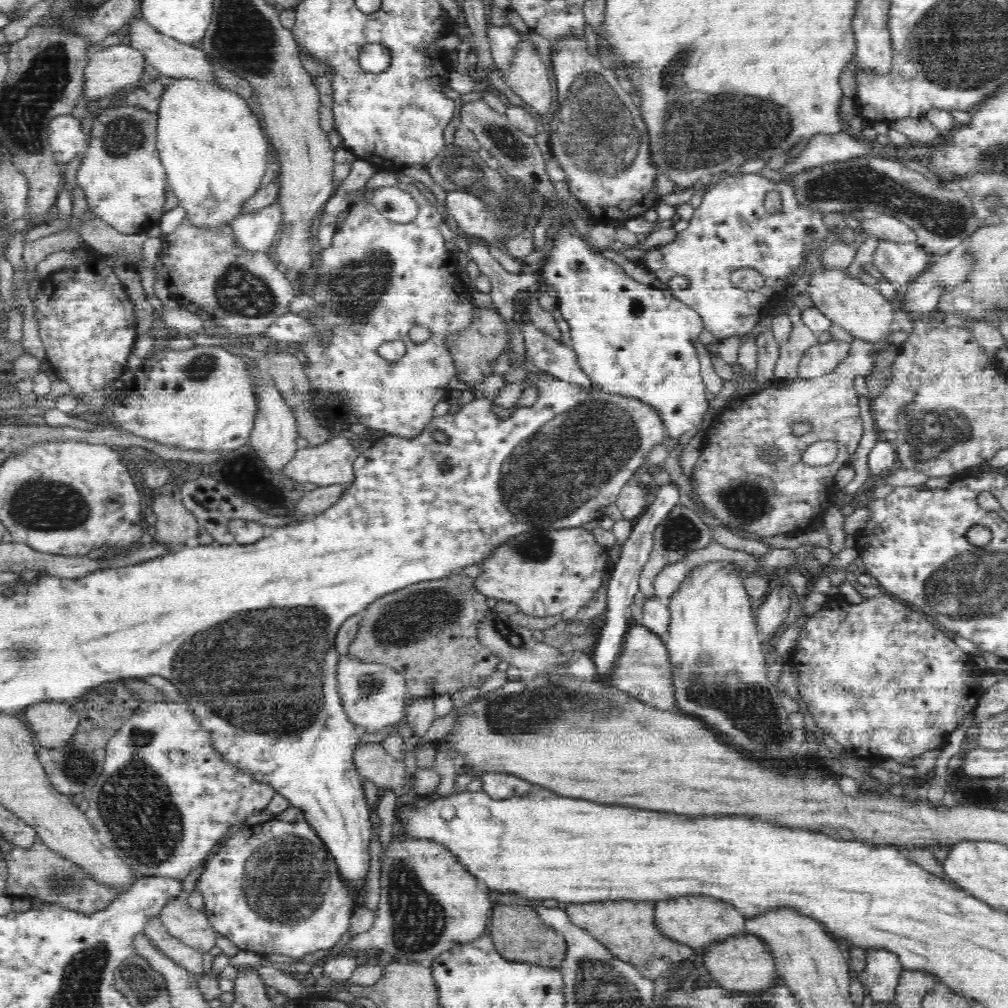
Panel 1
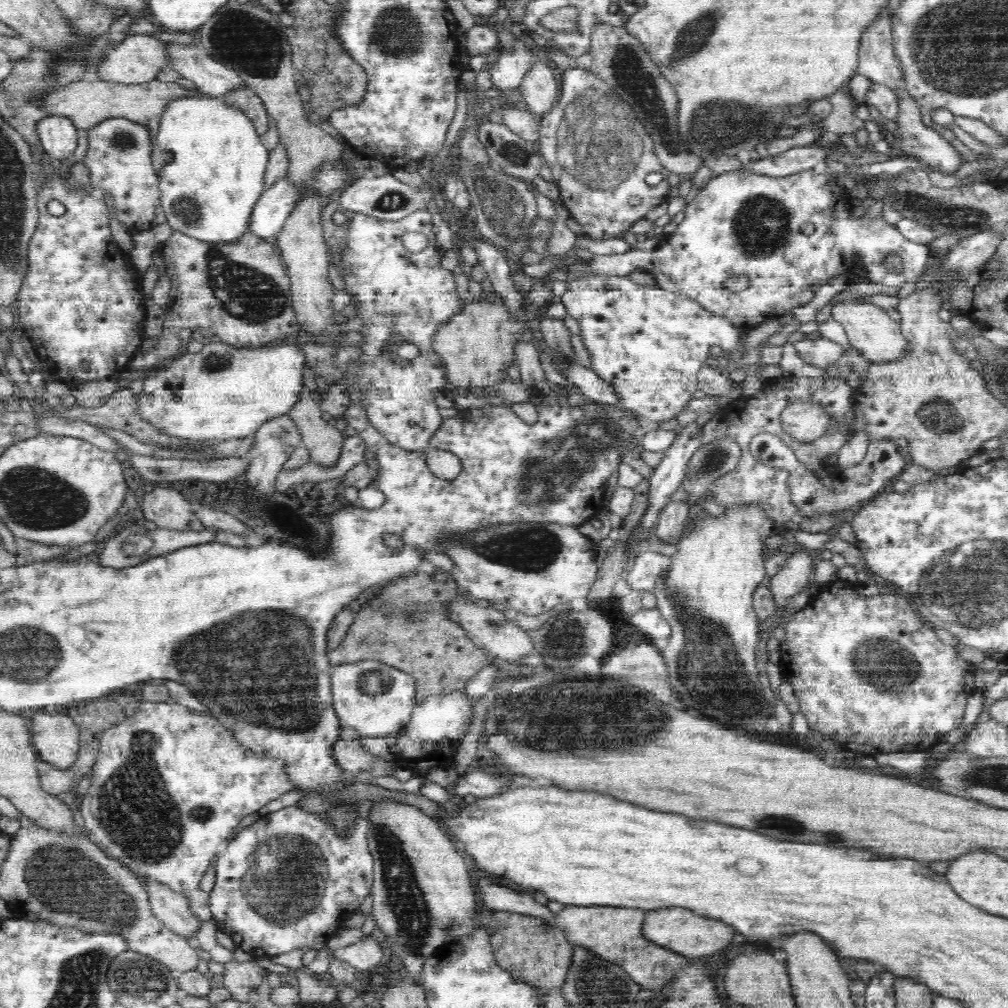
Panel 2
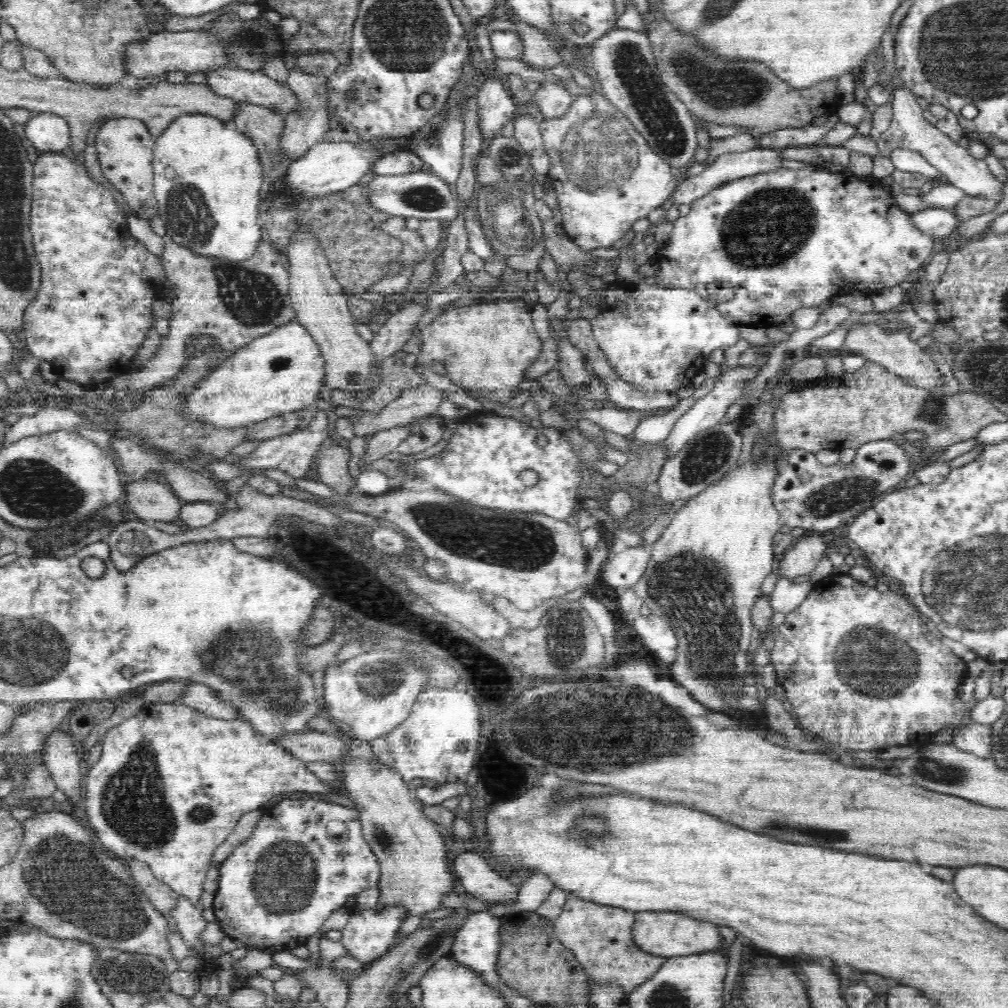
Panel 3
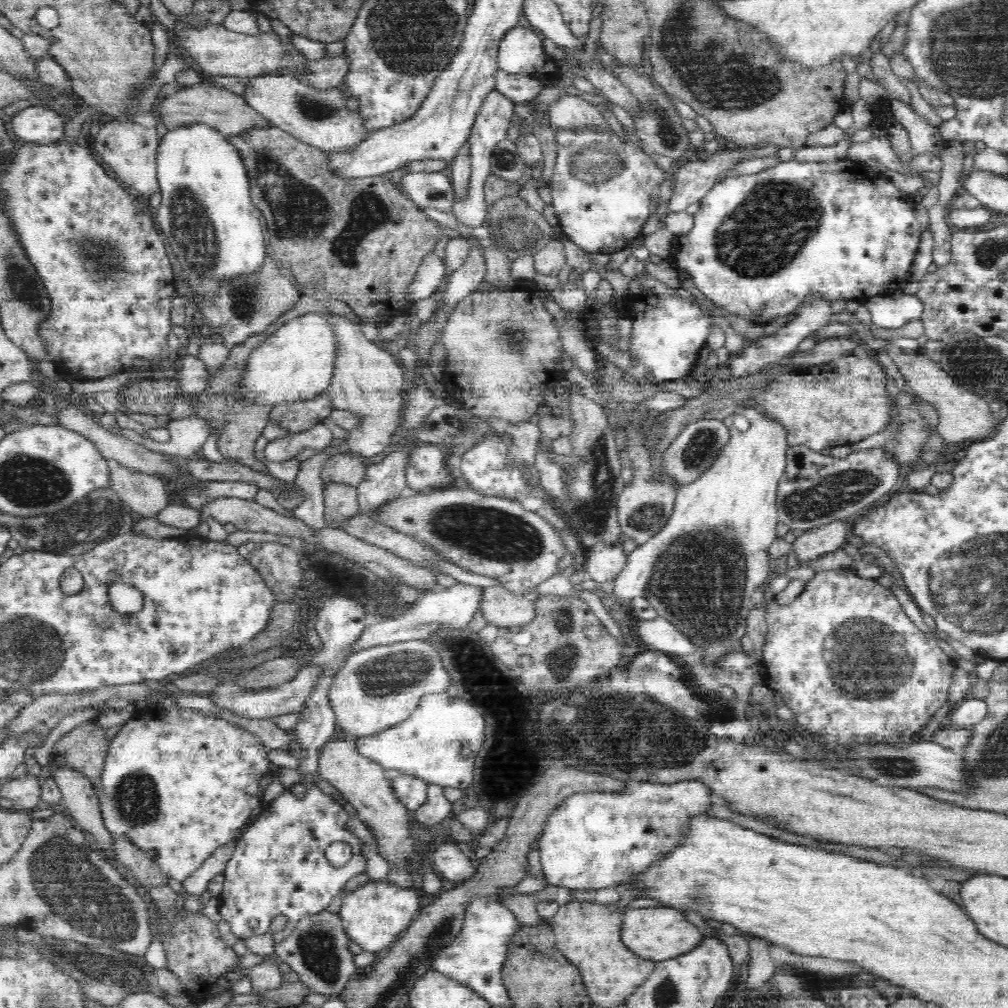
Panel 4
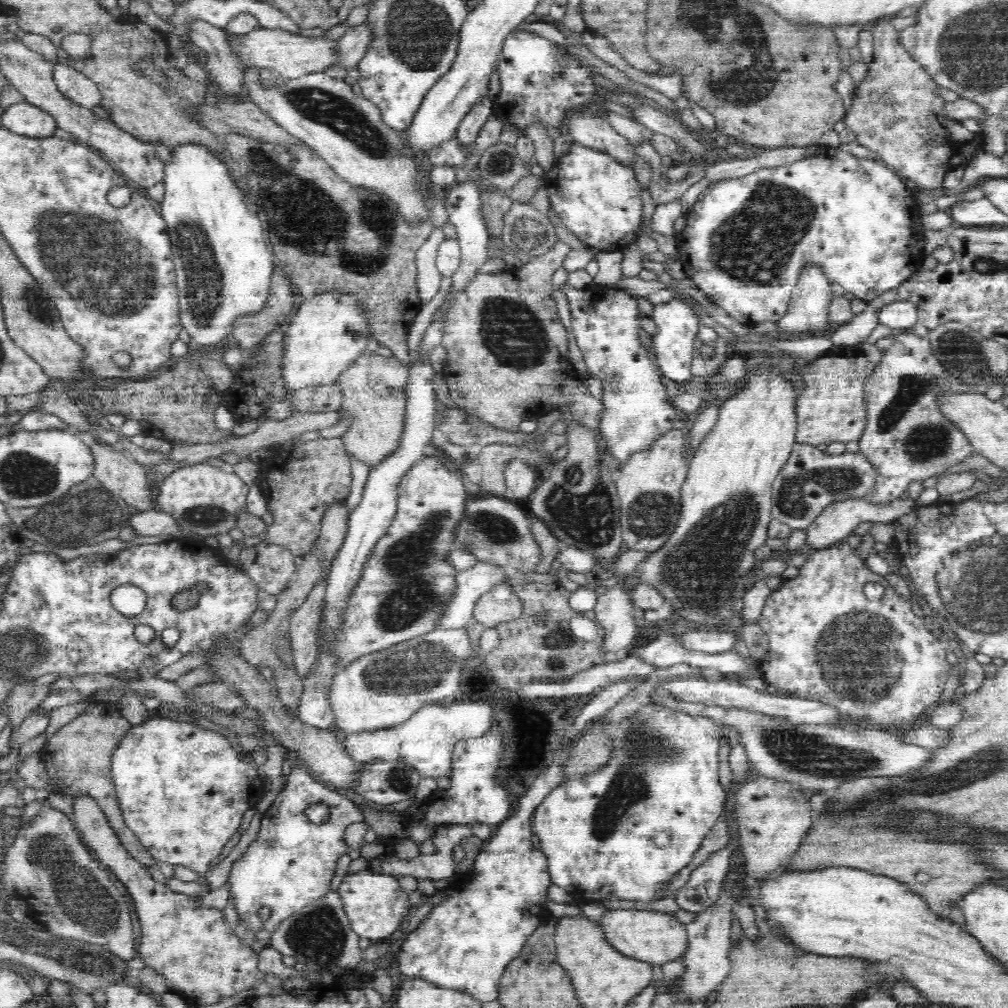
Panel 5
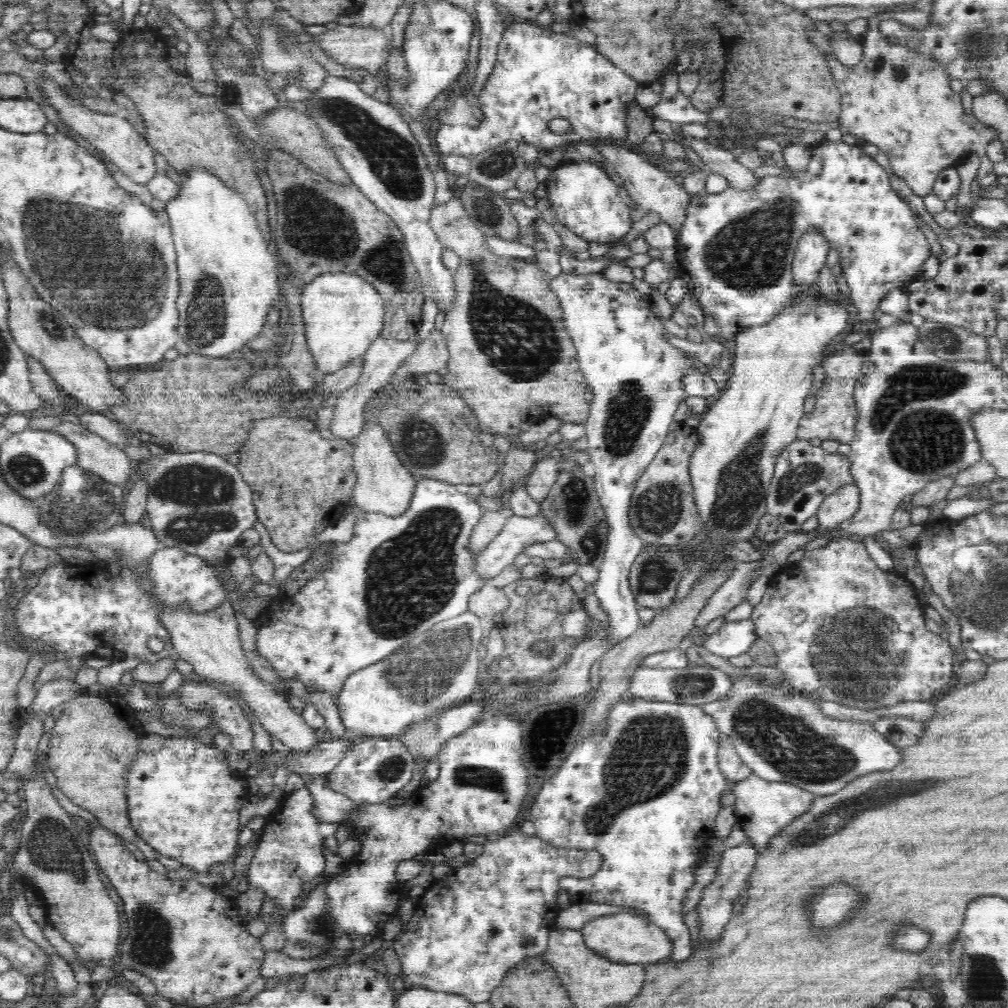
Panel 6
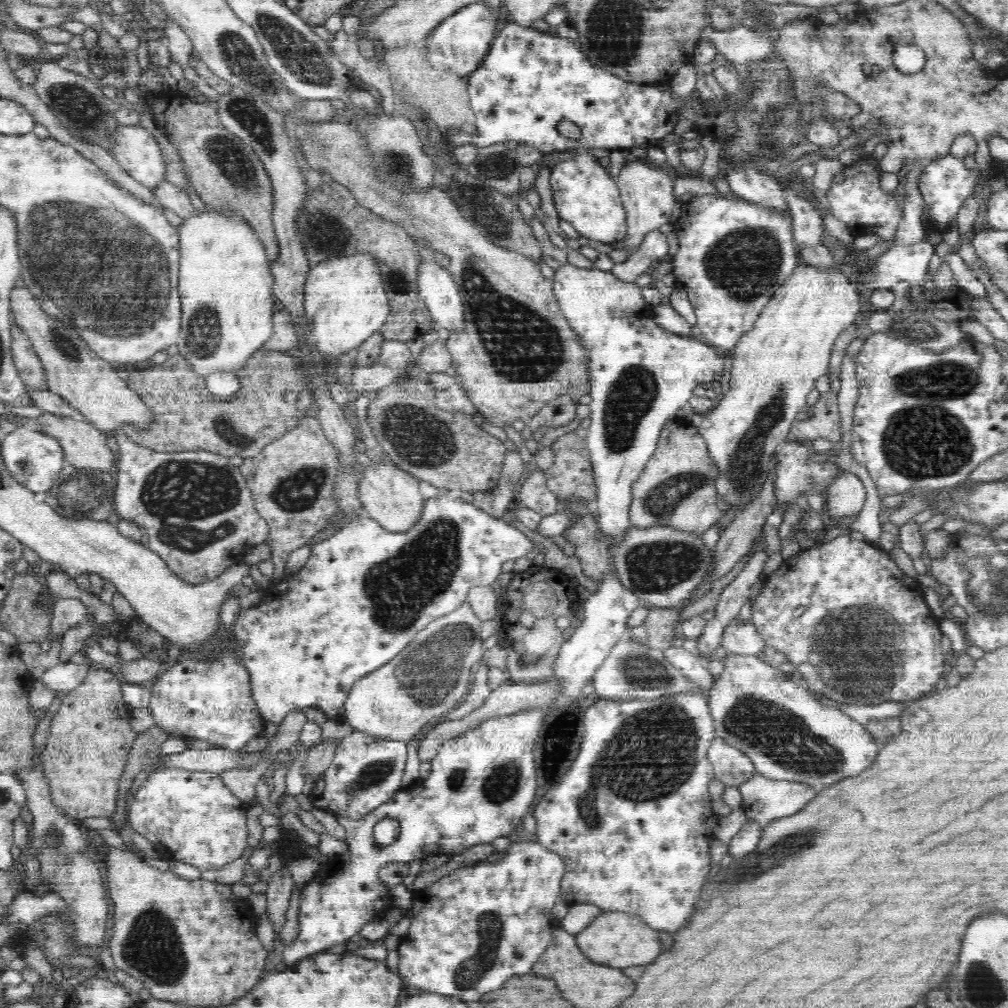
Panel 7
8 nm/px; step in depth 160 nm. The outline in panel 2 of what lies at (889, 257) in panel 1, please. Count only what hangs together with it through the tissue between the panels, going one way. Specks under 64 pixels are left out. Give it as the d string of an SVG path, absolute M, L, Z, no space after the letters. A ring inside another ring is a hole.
M746 169L728 171L710 179L692 201L687 203L683 221L678 224L674 233L664 237L654 250L644 252L631 249L624 254L612 256L594 255L588 264L564 267L541 279L530 278L519 269L511 274L512 281L516 290L528 294L531 287L538 282L542 284L555 281L574 282L576 278L589 277L590 274L594 274L595 277L624 277L636 270L643 270L652 274L658 287L697 300L706 311L730 320L734 326L762 325L768 322L768 316L772 314L782 317L782 312L787 312L788 308L808 303L815 295L810 286L818 284L818 280L836 278L842 274L854 280L854 266L858 262L864 262L868 280L876 284L904 287L908 283L917 283L923 277L931 260L930 248L927 245L912 243L895 225L886 224L882 220L878 222L866 222L864 218L852 220L850 212L844 208L846 202L848 194L832 186L832 183L828 182L828 175L818 169L799 171L798 174L783 175L782 178L756 174ZM806 222L812 222L815 226L814 234L811 236L805 236L800 231L800 226ZM888 255L900 257L902 274L889 272L884 267L884 260ZM732 276L748 276L750 285L740 293L723 292L723 283Z

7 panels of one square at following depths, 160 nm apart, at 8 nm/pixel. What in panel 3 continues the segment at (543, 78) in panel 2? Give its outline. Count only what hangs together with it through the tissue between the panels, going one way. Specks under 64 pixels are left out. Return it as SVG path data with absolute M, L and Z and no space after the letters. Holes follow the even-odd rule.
M544 81L534 92L533 102L538 118L560 118L570 110L574 96L560 84Z

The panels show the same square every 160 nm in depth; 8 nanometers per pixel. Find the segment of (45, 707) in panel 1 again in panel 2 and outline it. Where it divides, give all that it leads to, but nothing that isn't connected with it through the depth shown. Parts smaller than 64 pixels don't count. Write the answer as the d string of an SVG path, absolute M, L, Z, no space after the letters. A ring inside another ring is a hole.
M32 711L31 743L39 759L55 768L70 769L78 760L79 729L74 719L54 711Z

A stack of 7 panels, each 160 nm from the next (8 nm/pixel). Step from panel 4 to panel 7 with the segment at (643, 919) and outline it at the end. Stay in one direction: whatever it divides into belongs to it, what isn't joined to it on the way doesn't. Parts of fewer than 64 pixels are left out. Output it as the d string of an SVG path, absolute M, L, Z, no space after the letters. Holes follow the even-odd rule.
M632 913L598 914L584 930L575 934L575 944L584 953L587 960L612 966L615 969L626 968L632 964L650 964L662 954L659 931L648 926L638 915Z

